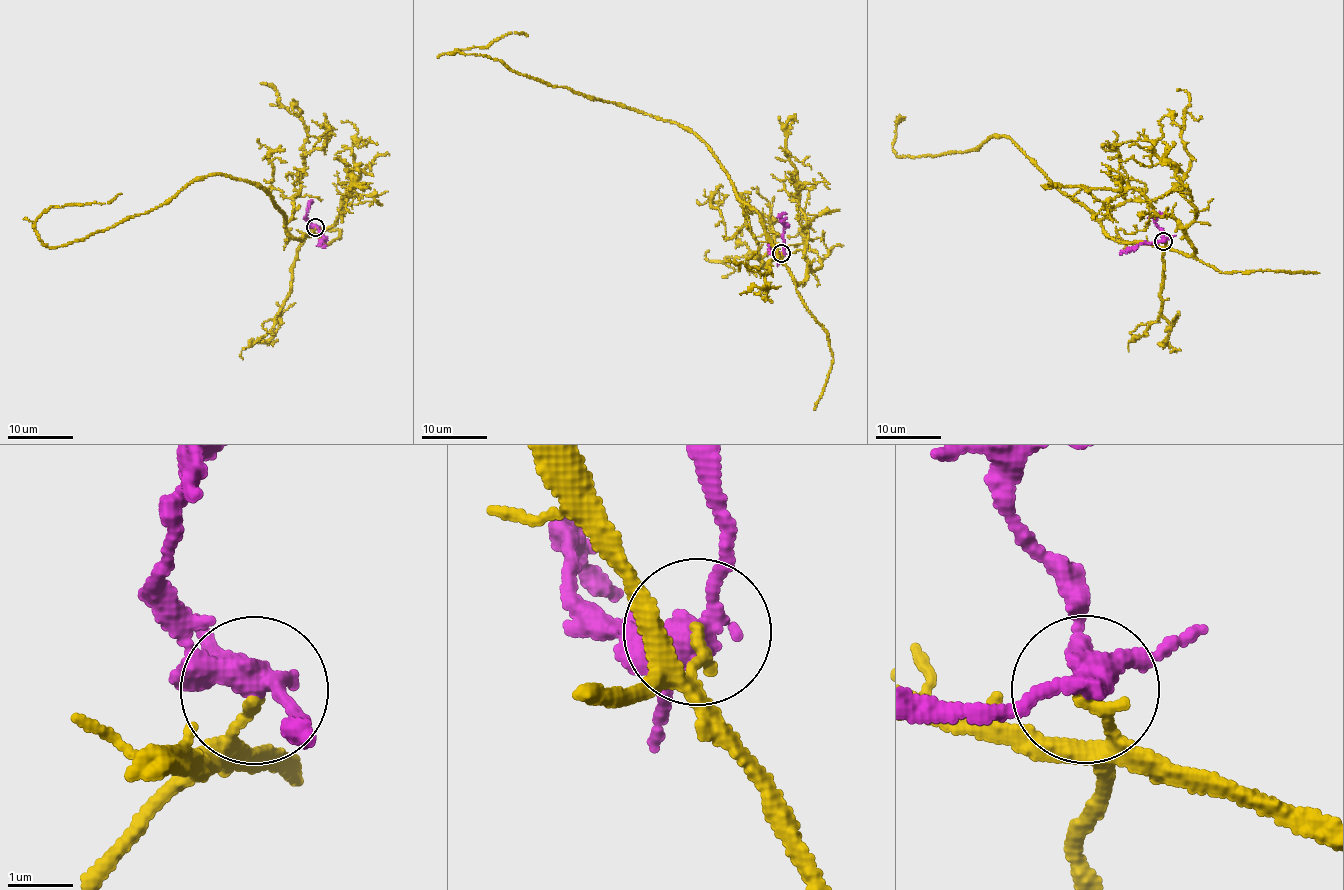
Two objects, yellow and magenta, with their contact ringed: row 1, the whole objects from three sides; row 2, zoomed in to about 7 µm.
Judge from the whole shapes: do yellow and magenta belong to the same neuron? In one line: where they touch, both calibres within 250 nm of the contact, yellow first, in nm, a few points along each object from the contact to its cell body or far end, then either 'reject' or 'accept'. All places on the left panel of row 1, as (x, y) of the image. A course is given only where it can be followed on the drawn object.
place (315, 227); calibres 160 and 360 nm; course yellow (315, 228), (298, 241), (262, 189), (220, 174), (63, 246), (39, 238), (50, 207), (121, 193); course magenta (315, 228), (322, 235), (321, 244), (326, 246); reject

